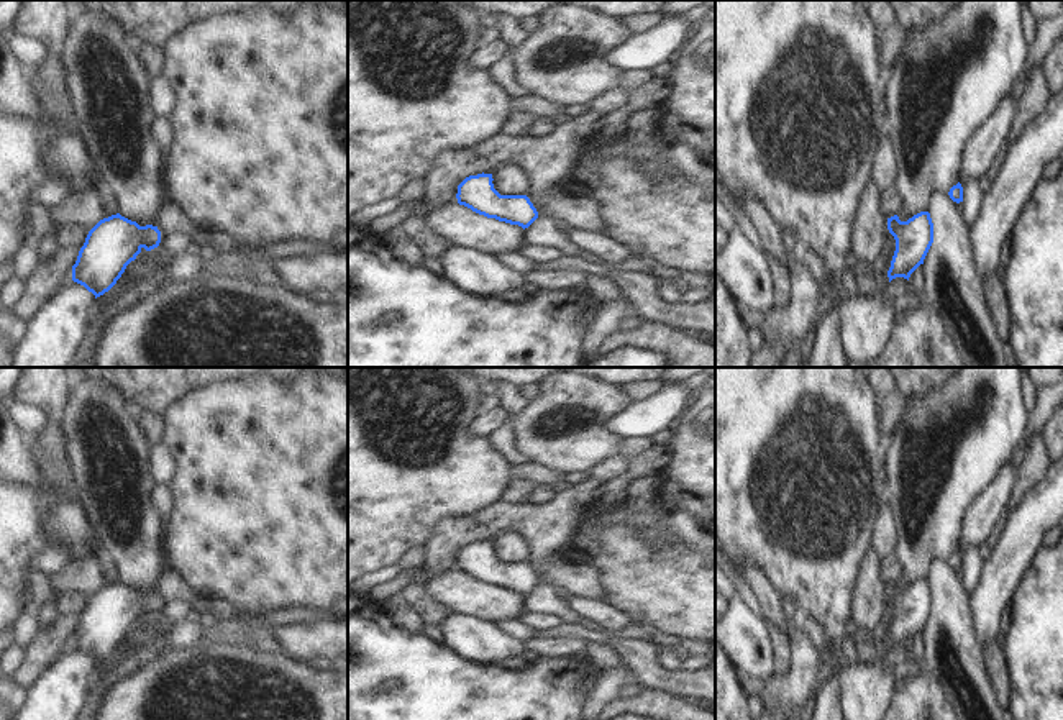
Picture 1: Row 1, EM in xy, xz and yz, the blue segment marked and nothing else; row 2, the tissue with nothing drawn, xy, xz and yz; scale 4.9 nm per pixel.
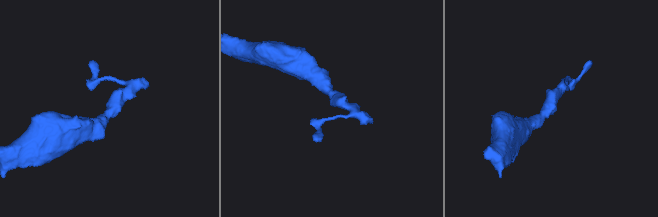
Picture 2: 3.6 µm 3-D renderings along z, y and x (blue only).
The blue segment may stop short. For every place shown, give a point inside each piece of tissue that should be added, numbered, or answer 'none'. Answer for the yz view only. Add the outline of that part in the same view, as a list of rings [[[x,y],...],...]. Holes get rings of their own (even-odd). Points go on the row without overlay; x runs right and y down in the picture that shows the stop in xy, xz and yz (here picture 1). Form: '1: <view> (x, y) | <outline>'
none

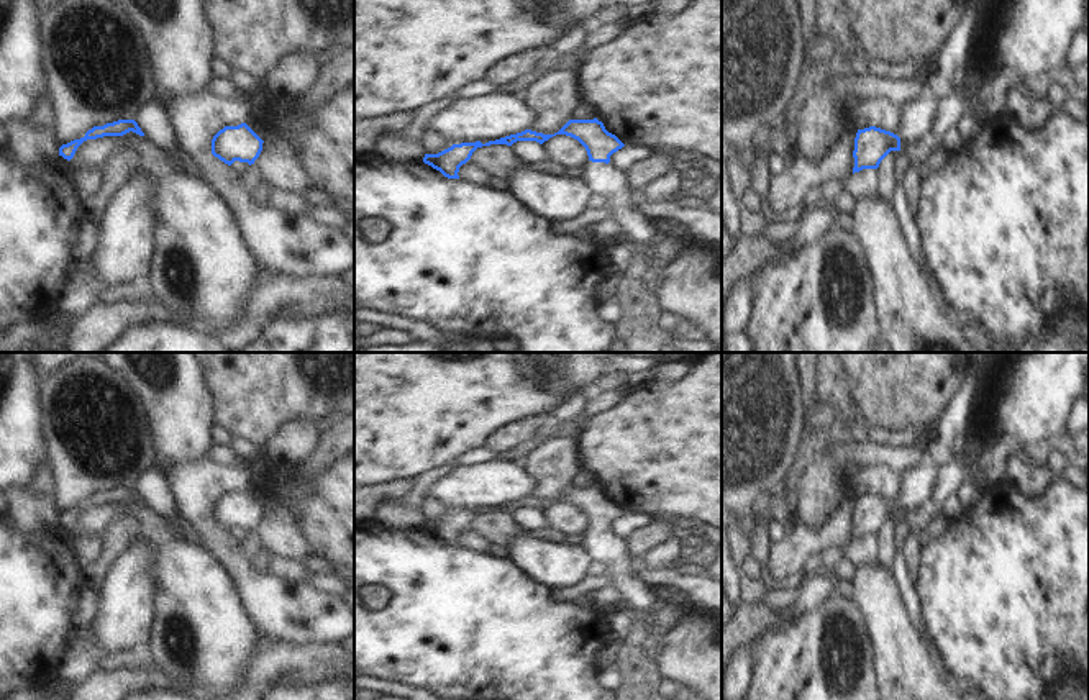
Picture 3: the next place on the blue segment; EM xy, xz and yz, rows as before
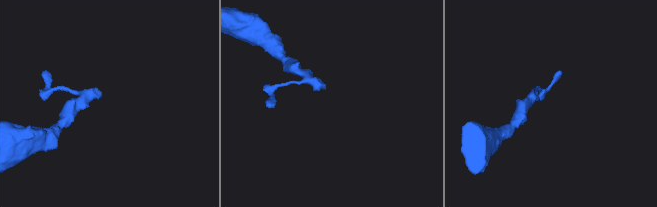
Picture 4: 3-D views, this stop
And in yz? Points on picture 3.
1: yz (917, 484) | [[[925,454],[923,459],[907,469],[900,479],[897,503],[900,513],[920,510],[932,497],[938,479],[938,467]]]

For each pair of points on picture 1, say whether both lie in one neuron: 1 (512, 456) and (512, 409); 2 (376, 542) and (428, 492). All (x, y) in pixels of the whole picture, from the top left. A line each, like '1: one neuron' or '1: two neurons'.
1: one neuron
2: one neuron

